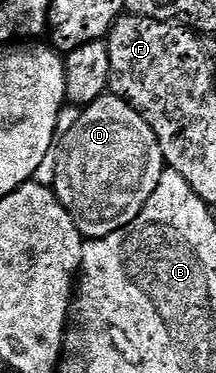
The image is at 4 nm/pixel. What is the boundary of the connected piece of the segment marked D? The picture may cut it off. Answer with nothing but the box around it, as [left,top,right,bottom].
[53,95,165,238]

